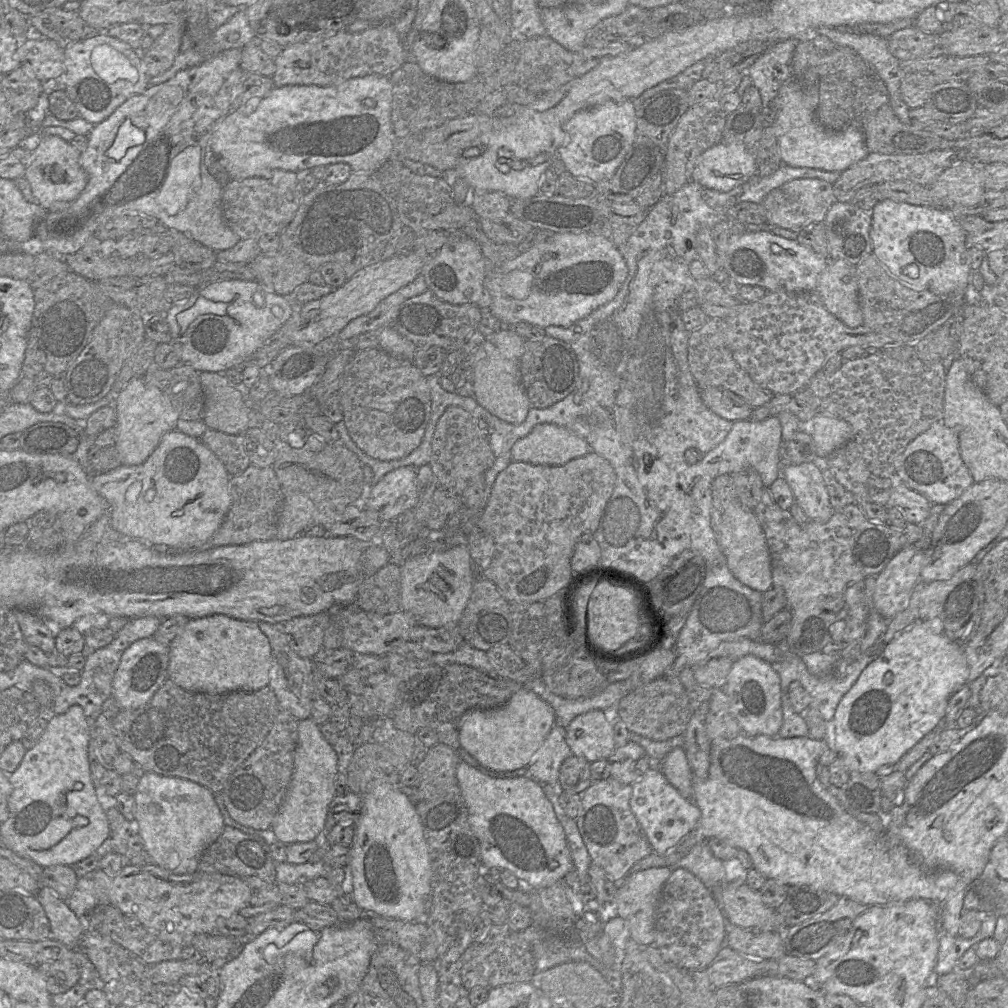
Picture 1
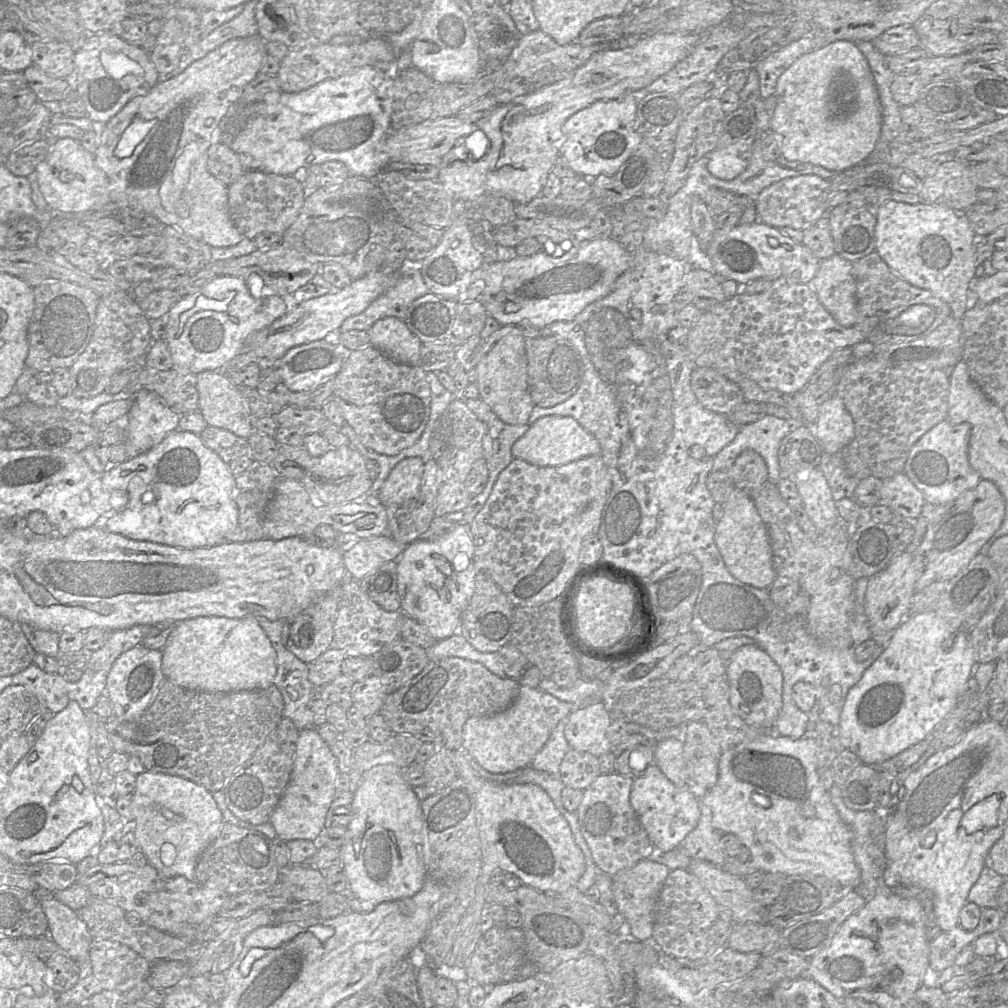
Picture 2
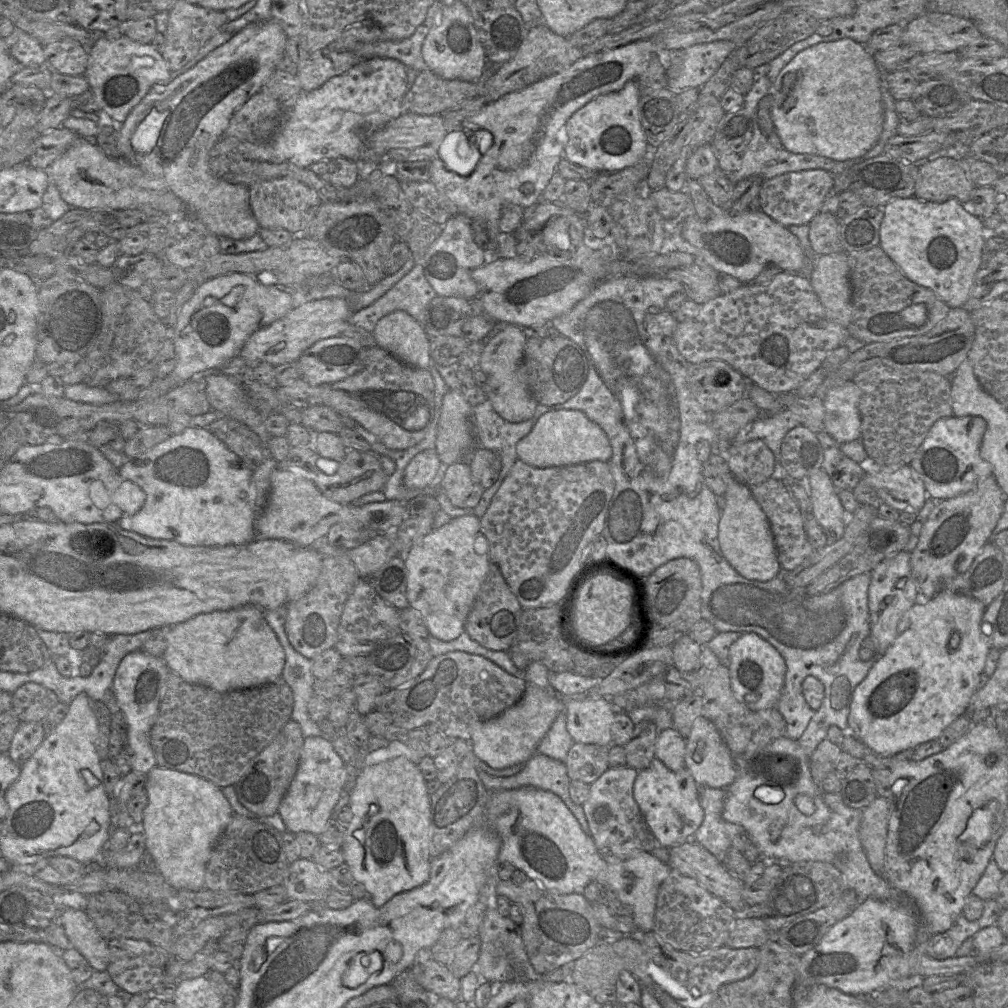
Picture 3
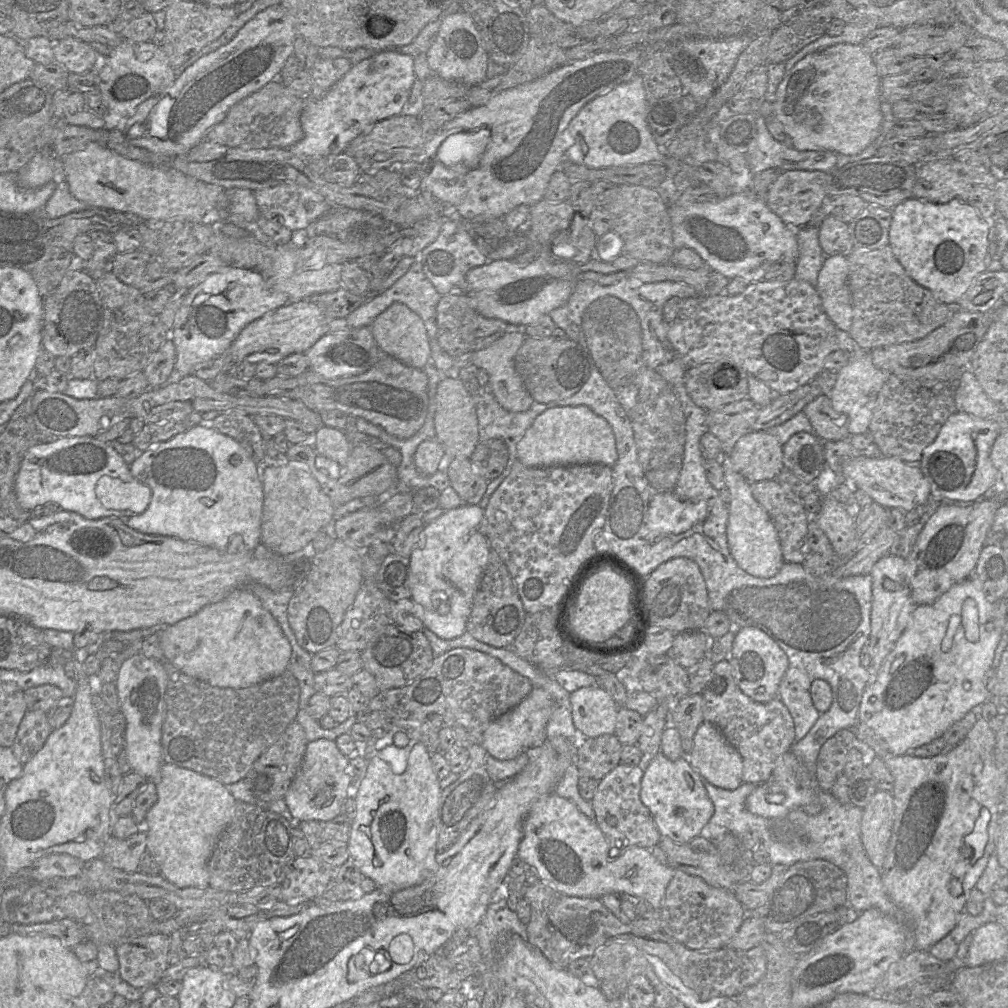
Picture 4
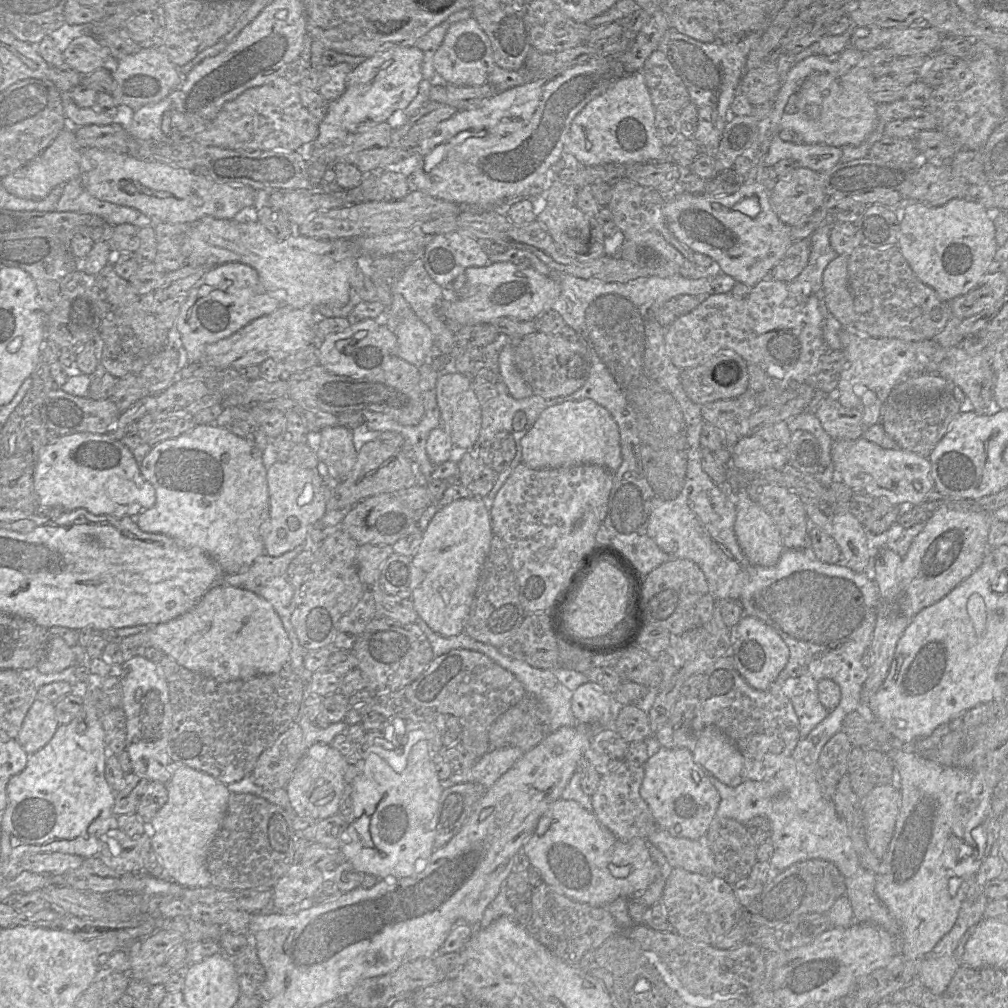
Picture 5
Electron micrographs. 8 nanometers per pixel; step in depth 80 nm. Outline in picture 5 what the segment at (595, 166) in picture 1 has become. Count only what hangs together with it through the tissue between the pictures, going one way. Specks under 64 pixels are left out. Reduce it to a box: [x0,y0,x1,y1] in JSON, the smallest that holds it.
[566,71,663,166]

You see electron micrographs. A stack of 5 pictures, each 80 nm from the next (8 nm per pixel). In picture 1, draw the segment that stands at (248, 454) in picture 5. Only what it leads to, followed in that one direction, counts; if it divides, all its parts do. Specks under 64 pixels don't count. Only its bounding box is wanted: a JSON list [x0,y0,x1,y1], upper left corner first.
[90,430,230,551]

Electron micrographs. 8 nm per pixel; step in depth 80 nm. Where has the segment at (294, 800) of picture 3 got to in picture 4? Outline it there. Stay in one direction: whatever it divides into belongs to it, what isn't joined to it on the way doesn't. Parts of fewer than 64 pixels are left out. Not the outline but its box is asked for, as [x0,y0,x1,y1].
[283,738,351,823]

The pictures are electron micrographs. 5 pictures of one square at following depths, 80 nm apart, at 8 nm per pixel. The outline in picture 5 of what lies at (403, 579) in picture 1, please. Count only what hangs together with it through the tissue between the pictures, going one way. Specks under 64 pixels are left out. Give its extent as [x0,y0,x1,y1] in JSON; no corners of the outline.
[411,497,493,637]

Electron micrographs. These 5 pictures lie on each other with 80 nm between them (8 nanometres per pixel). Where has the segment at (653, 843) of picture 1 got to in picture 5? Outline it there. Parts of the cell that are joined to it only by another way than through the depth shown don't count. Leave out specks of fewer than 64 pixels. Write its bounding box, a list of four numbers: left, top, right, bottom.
[640,747,720,839]

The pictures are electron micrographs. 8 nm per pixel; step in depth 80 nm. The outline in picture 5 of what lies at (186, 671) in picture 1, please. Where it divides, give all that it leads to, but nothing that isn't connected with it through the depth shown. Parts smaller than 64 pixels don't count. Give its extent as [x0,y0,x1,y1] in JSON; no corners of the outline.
[121,585,291,682]

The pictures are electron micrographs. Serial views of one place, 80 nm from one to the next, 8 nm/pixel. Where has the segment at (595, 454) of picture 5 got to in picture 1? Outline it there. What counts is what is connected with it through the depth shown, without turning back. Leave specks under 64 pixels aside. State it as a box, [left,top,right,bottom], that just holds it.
[512,424,591,465]

